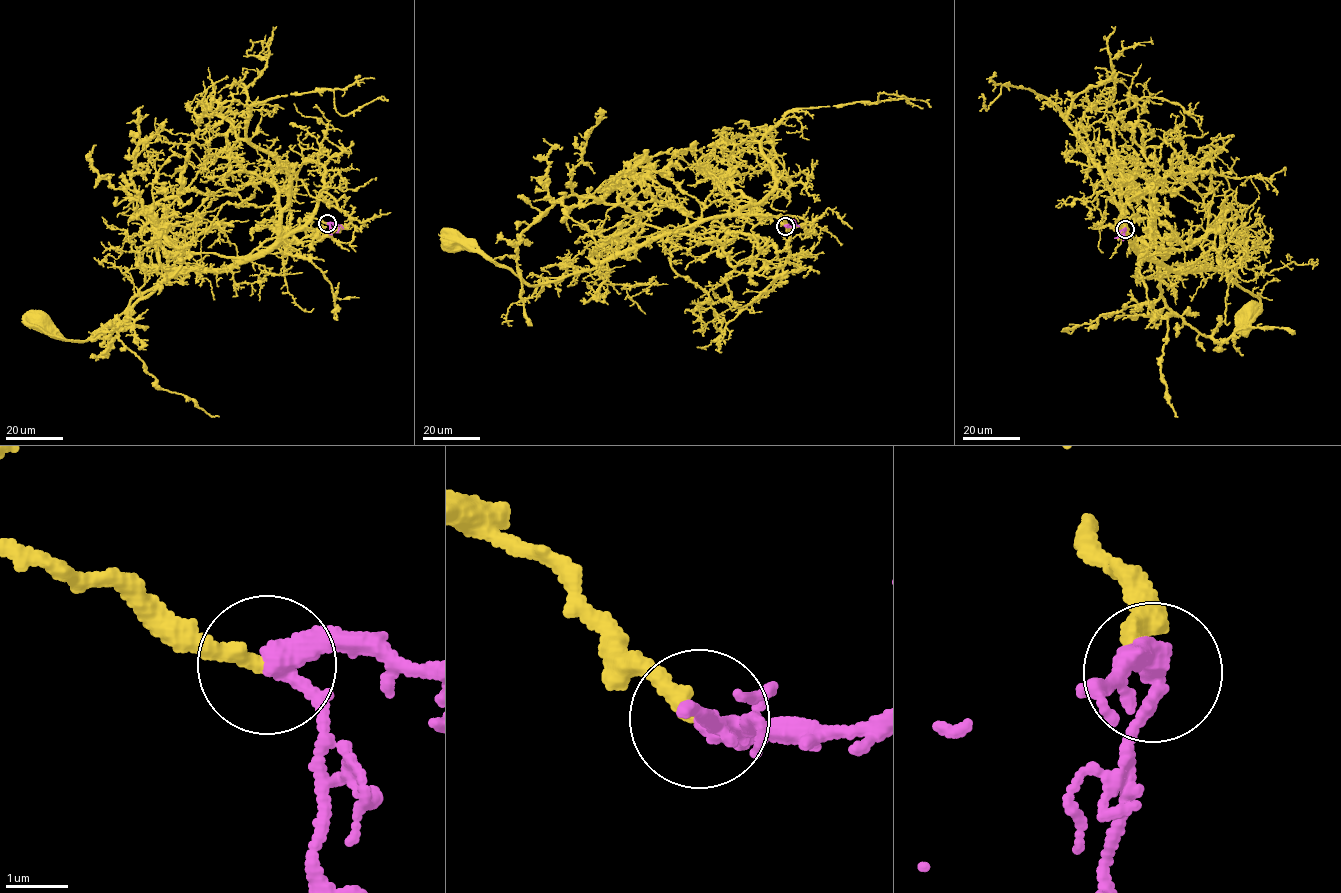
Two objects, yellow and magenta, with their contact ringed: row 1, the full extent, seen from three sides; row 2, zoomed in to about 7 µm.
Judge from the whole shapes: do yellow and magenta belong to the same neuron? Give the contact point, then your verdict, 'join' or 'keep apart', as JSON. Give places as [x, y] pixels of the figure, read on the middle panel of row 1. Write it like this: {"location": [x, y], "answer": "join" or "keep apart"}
{"location": [785, 226], "answer": "join"}

